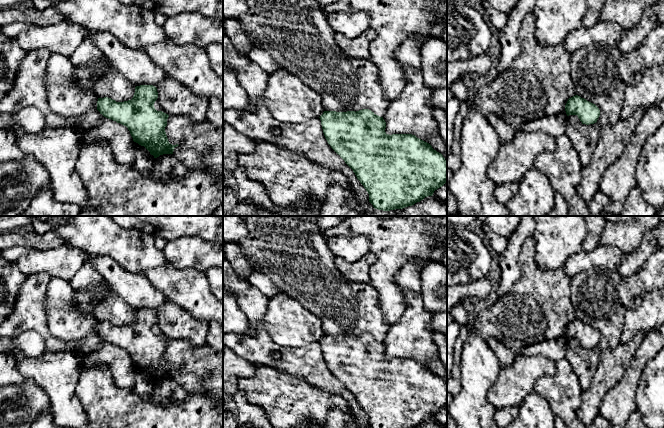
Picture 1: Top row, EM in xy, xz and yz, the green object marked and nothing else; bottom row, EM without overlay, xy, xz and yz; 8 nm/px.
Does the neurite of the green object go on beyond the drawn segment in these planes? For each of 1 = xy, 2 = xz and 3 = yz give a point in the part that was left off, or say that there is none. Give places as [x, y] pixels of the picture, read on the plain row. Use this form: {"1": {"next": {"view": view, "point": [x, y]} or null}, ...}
{"1": {"next": null}, "2": {"next": null}, "3": {"next": null}}

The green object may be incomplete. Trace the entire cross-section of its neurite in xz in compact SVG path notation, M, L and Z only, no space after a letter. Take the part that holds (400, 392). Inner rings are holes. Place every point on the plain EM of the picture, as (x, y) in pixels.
M371 334L324 335L319 342L328 368L353 394L368 416L371 428L415 428L425 421L432 420L435 414L447 406L447 385L441 377L415 359L387 358L385 344Z

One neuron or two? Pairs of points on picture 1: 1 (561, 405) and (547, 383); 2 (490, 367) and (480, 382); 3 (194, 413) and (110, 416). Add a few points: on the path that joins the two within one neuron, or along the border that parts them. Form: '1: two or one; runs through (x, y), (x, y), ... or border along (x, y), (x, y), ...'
1: one; runs through (560, 400), (560, 396), (552, 388)
2: one; runs through (486, 371), (480, 378)
3: one; runs through (173, 416), (131, 416)

